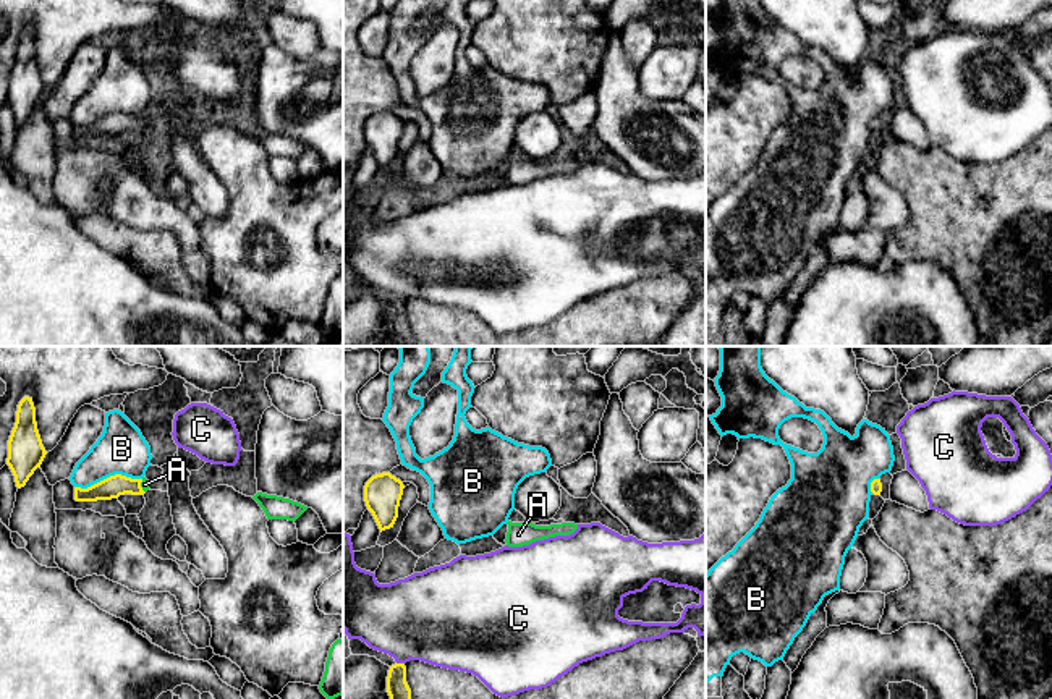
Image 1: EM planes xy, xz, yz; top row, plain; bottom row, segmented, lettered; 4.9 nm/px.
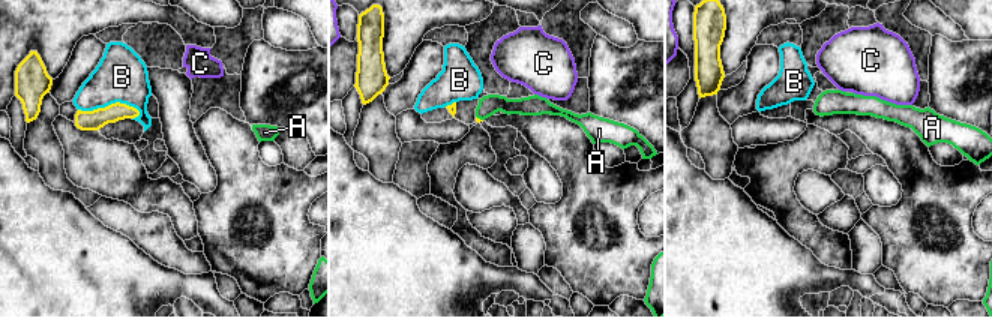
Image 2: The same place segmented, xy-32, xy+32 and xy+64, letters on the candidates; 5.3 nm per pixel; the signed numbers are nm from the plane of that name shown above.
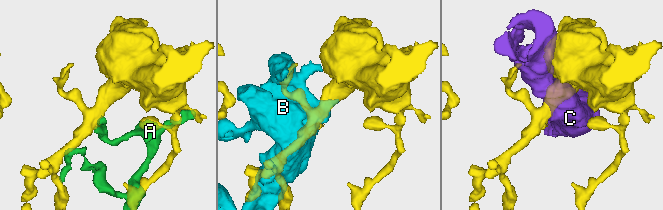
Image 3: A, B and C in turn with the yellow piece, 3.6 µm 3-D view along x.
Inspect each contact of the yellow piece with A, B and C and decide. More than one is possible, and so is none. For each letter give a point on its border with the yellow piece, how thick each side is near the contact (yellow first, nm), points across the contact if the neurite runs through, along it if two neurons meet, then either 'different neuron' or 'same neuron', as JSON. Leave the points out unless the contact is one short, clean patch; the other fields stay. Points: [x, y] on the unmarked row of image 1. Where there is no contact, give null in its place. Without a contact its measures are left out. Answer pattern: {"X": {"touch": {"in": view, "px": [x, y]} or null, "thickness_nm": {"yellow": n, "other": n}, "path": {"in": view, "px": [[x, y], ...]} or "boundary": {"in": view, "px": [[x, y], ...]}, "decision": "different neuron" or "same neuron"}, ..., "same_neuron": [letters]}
{"A": {"touch": {"in": "xy", "px": [139, 123]}, "thickness_nm": {"yellow": 110, "other": 50}, "path": {"in": "xy", "px": [[112, 125], [139, 123], [144, 122]]}, "decision": "same neuron"}, "B": {"touch": {"in": "xy", "px": [107, 115]}, "thickness_nm": {"yellow": 110, "other": 240}, "decision": "different neuron"}, "C": {"touch": {"in": "xz", "px": [400, 301]}, "thickness_nm": {"yellow": 110, "other": 420}, "decision": "different neuron"}, "same_neuron": ["A"]}

